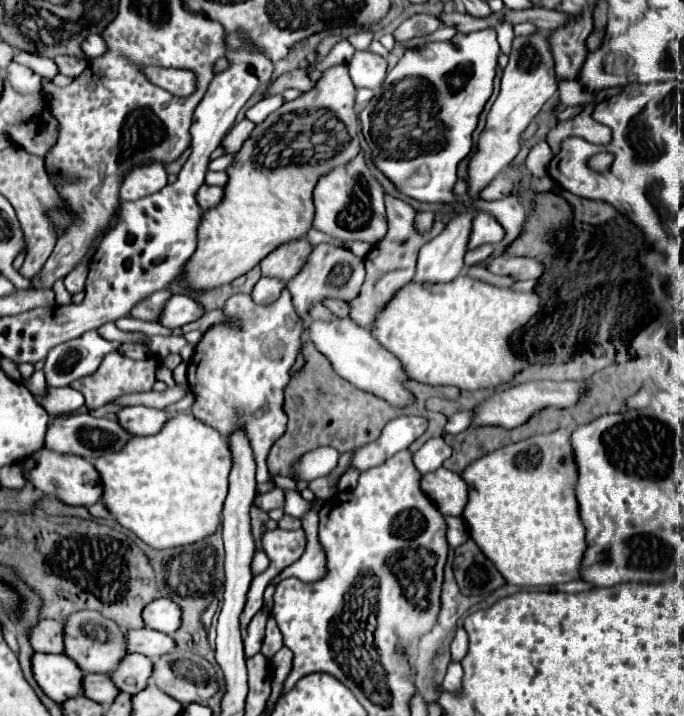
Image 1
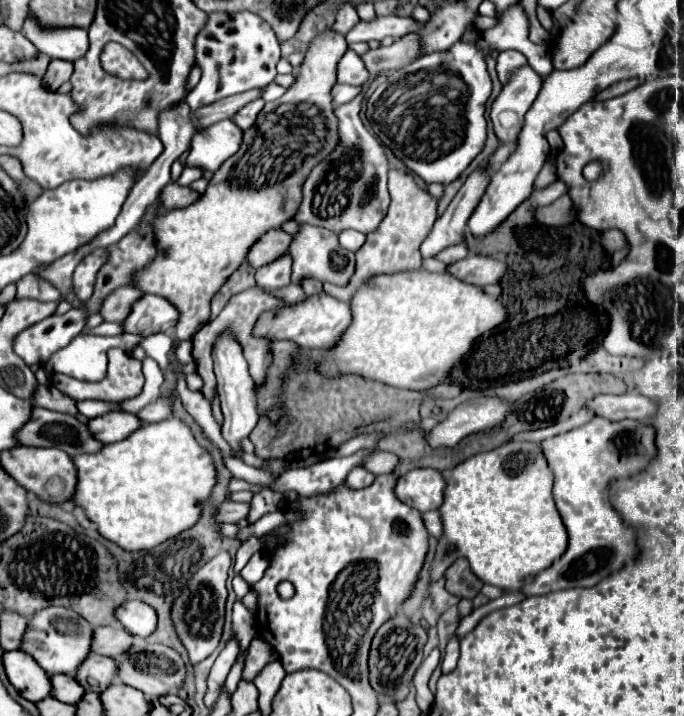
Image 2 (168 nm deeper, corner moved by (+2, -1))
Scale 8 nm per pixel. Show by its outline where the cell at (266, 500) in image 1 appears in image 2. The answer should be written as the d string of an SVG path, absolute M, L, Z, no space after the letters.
M224 502L220 506L220 512L216 514L216 520L220 522L238 522L238 520L244 520L248 518L248 512L250 512L250 504L238 504L238 502Z

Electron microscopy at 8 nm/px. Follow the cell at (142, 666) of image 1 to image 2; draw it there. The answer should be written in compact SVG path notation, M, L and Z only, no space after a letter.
M94 654L92 660L84 662L80 666L80 672L76 672L76 678L84 684L84 688L92 688L94 692L104 692L108 684L112 684L118 676L118 662L108 656Z

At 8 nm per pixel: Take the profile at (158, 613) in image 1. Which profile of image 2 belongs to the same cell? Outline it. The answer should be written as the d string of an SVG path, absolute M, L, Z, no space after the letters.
M128 600L120 610L116 610L116 618L136 638L148 638L158 626L156 610L142 600Z

